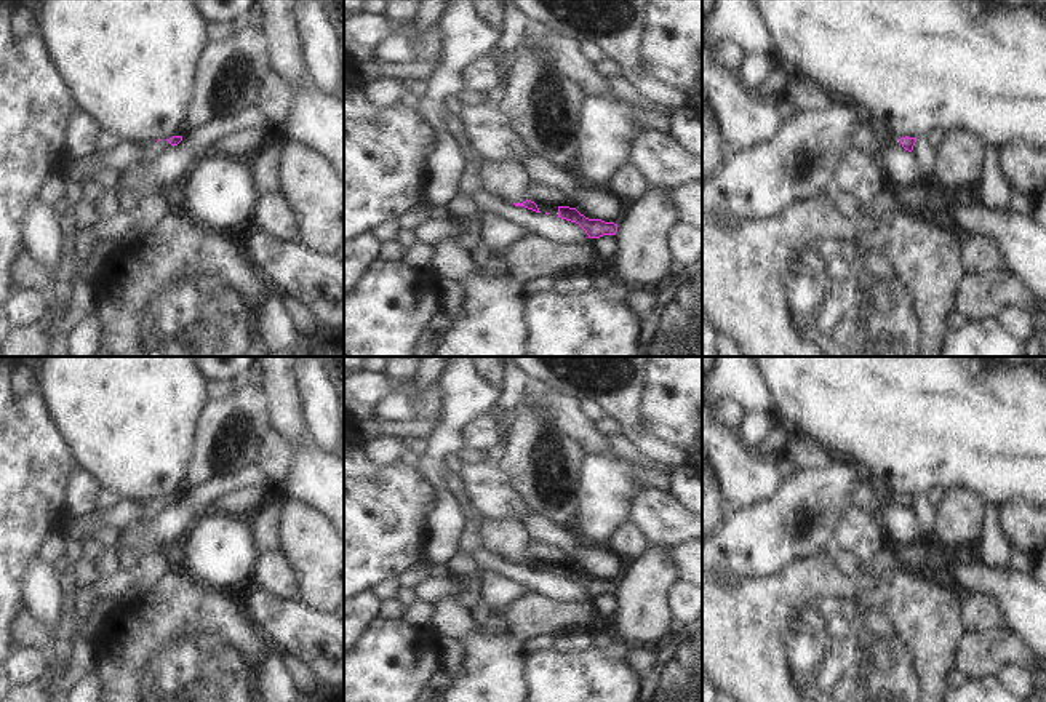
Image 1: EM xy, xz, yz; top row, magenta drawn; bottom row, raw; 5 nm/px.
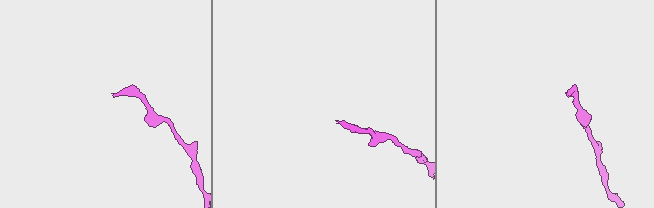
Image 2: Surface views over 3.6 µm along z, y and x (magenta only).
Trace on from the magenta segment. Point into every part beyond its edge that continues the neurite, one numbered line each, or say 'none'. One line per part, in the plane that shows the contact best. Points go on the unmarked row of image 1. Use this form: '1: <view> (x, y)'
1: xz (511, 539)

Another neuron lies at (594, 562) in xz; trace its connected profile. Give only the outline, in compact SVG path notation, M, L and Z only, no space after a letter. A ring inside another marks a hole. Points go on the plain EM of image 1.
M531 517L529 528L534 539L561 547L571 556L574 566L589 577L619 582L629 568L617 552L590 545L577 532L561 529L553 520Z

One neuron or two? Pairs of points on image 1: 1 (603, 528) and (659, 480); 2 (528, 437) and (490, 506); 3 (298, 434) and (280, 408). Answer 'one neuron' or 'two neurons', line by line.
1: one neuron
2: two neurons
3: one neuron

